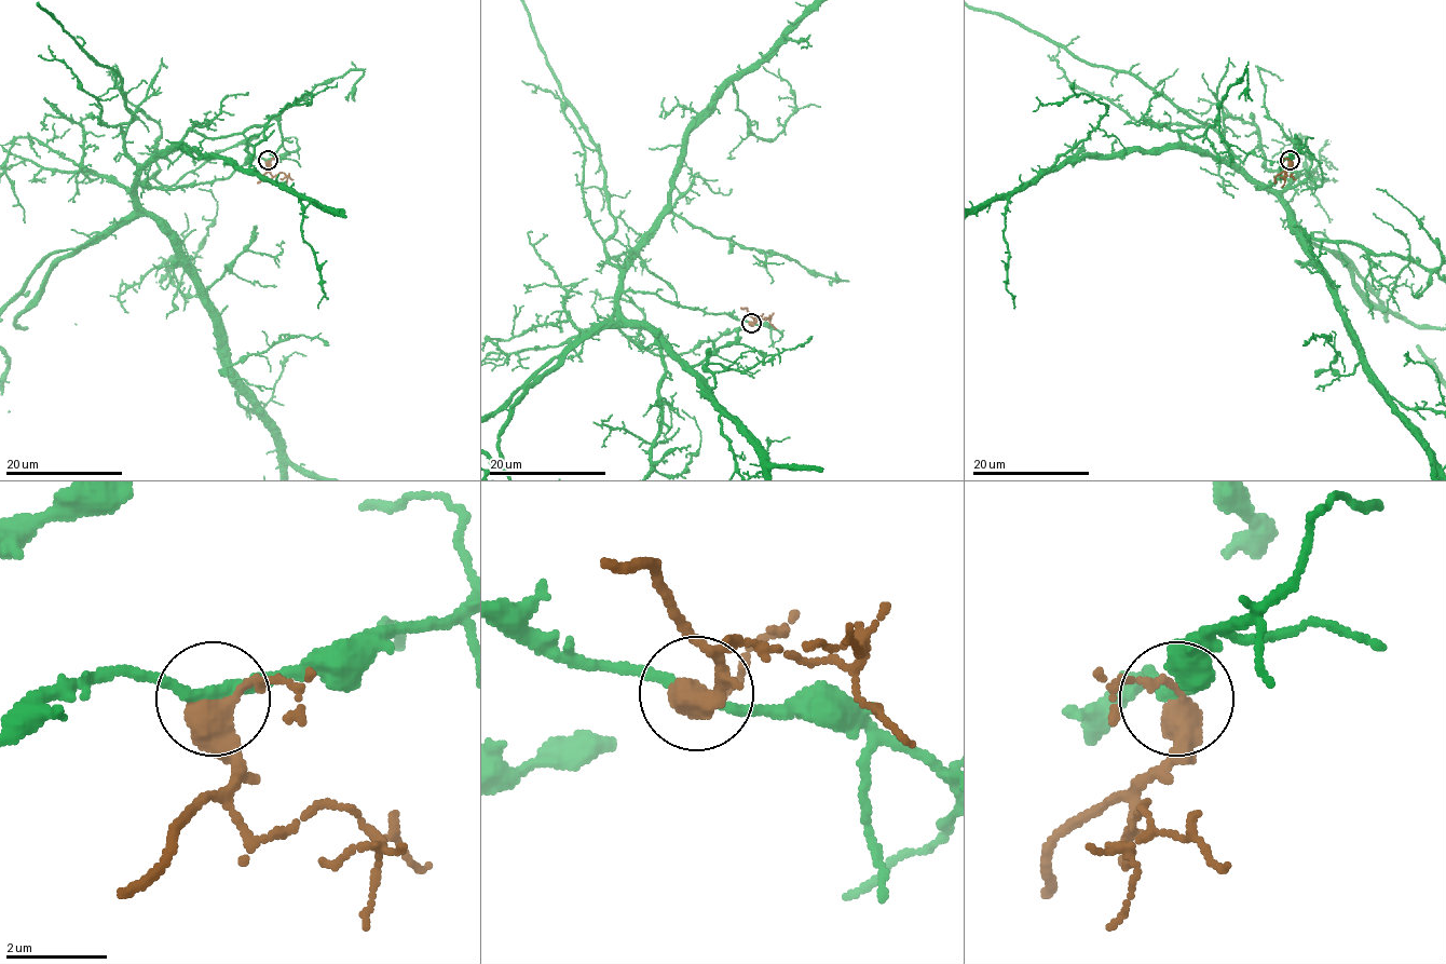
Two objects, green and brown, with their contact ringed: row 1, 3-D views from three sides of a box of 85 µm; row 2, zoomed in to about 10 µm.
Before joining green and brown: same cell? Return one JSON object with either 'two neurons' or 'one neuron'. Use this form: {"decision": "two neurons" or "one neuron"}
{"decision": "two neurons"}

